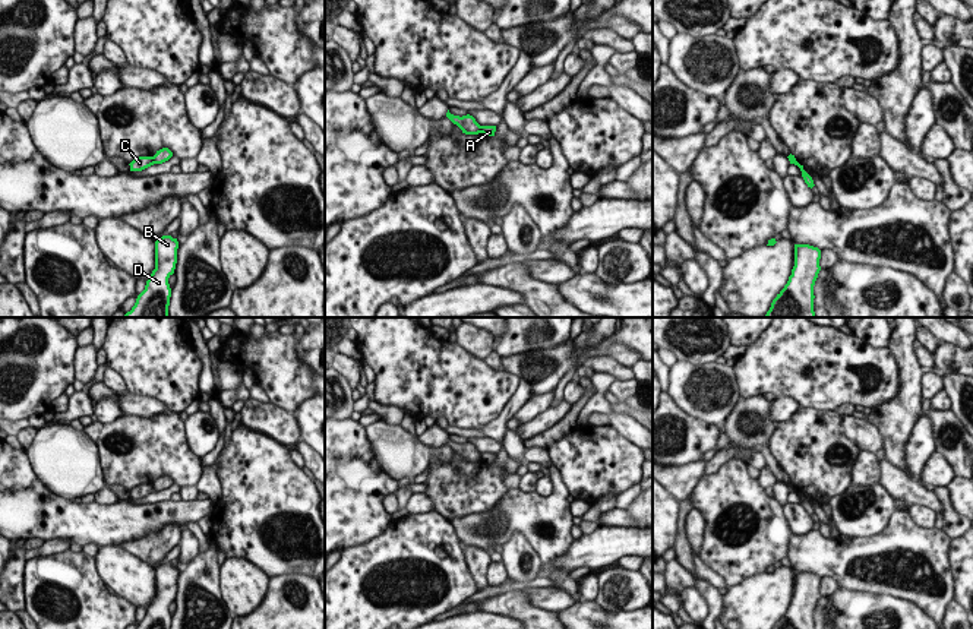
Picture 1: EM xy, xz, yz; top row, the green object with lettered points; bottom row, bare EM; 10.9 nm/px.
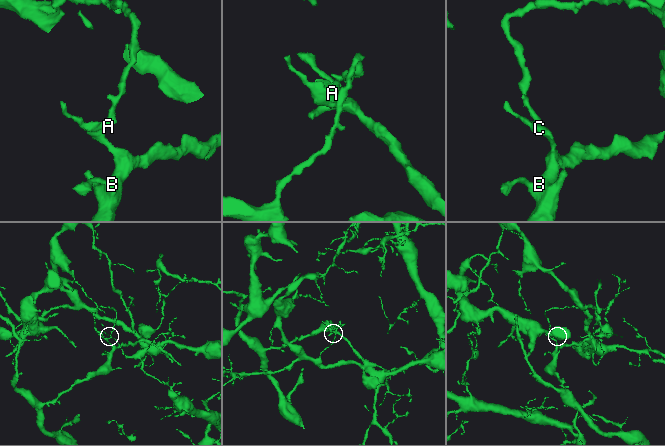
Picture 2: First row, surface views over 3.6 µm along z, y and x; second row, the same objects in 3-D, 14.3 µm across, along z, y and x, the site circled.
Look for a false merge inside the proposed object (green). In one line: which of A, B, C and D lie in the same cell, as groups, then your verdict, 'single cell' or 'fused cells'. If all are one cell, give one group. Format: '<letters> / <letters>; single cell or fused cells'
A / B C D; fused cells

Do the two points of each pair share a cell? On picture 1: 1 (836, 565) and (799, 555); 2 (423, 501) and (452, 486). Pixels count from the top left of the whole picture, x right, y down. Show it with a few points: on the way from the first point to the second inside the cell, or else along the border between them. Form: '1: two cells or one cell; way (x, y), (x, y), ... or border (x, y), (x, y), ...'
1: one cell; way (827, 558), (808, 555)
2: two cells; border (423, 493), (432, 503), (433, 511)

